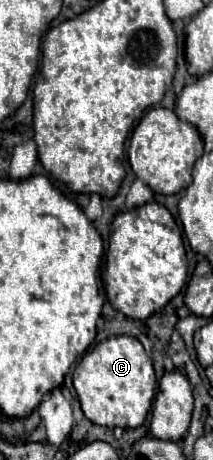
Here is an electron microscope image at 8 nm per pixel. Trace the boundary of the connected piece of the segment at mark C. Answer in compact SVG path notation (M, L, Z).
M112 336L88 350L74 370L74 388L86 418L106 428L138 428L152 408L156 374L142 344L132 336Z

